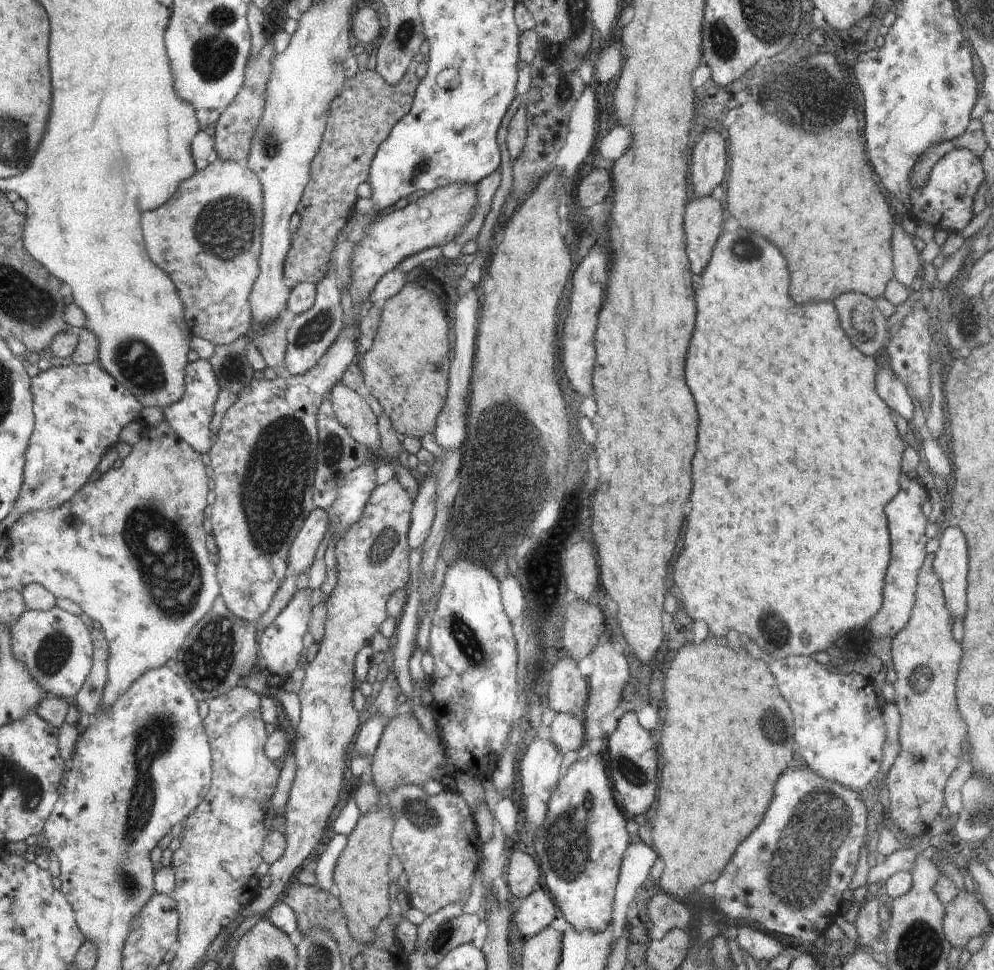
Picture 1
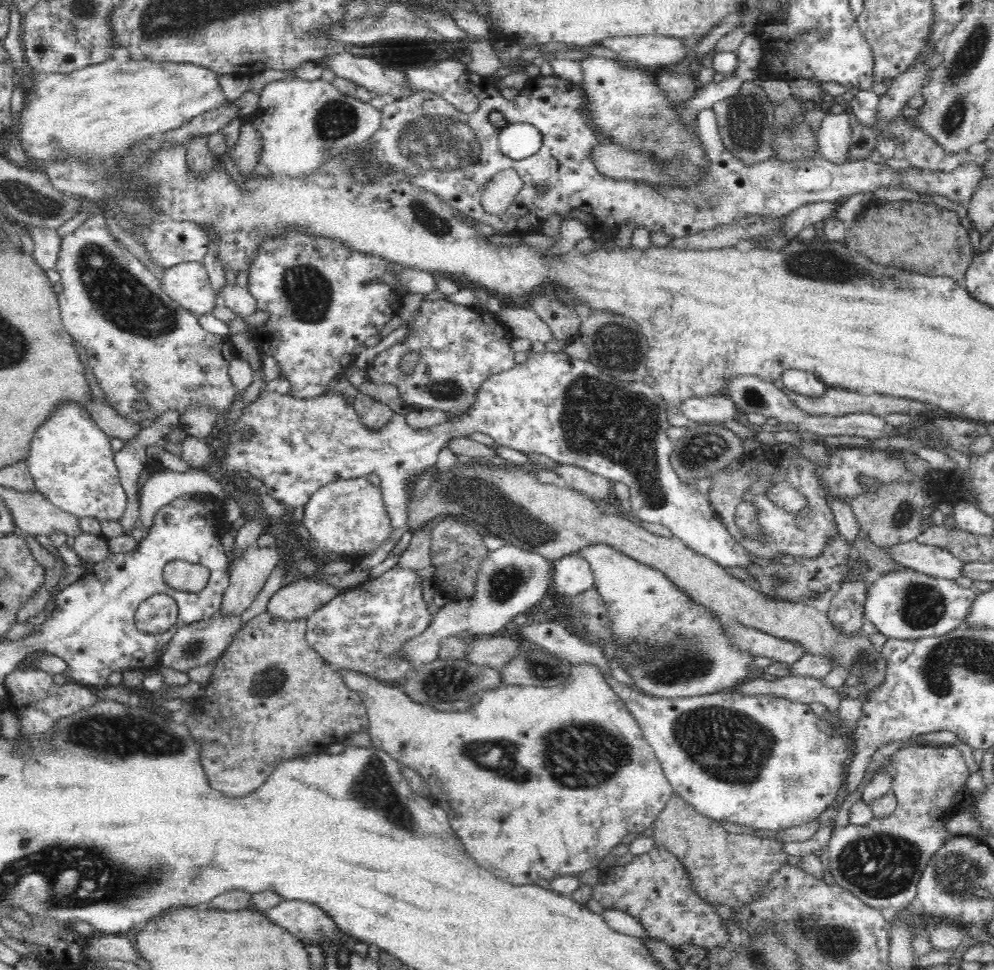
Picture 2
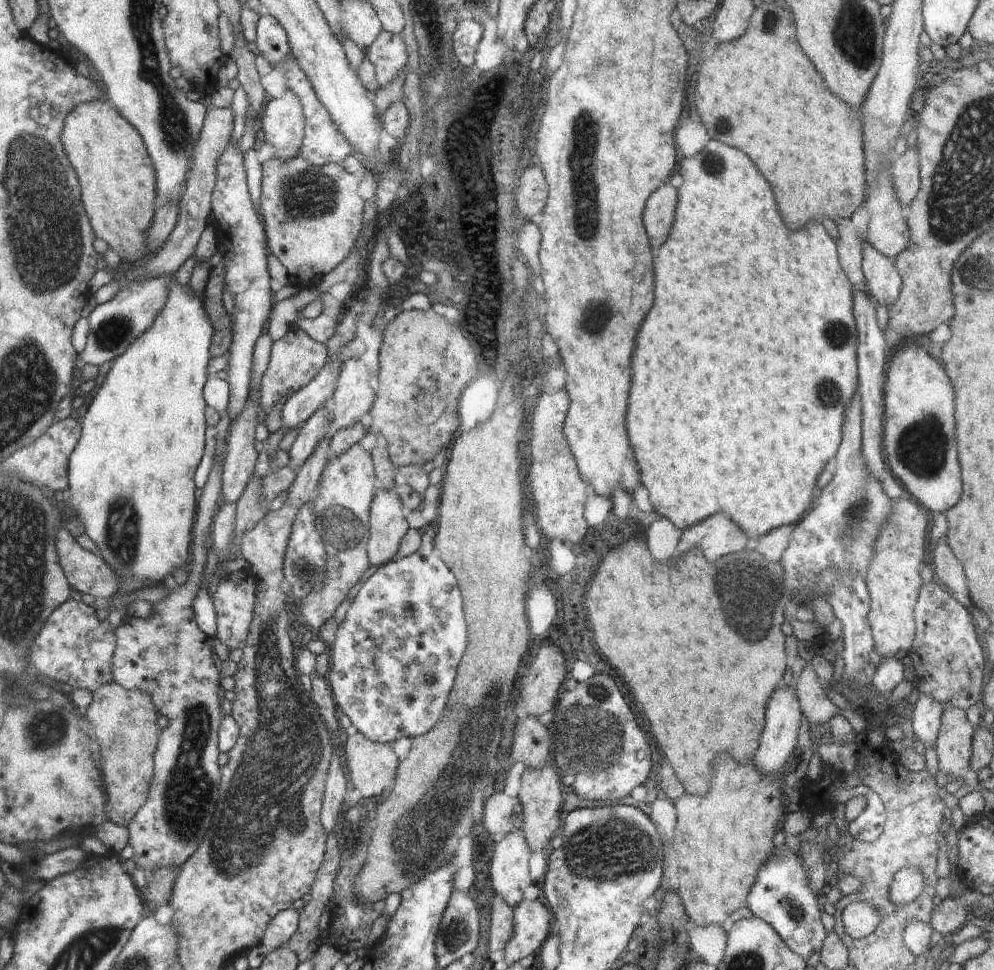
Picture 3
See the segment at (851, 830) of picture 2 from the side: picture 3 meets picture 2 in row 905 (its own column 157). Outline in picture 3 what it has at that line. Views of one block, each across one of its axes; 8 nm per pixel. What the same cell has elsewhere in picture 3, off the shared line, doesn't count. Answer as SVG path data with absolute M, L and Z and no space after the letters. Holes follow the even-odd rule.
M164 866L147 874L148 884L145 885L146 890L141 895L144 903L153 911L168 904L178 870L174 866Z

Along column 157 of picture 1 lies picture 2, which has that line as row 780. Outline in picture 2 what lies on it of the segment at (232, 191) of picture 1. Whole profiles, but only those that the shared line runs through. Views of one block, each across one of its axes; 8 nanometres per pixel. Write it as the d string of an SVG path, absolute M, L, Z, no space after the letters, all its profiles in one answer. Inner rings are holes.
M260 613L250 619L236 635L231 645L225 650L220 660L216 661L212 674L202 684L204 694L200 696L194 704L194 714L188 715L184 723L190 727L190 733L196 738L204 738L204 750L202 750L202 766L206 770L206 775L212 788L232 796L232 798L242 798L244 794L250 794L258 786L262 786L268 778L268 774L274 770L276 762L280 758L298 758L304 754L315 754L326 752L328 746L332 743L342 743L351 732L362 732L369 728L369 716L365 702L360 698L358 693L348 688L344 683L344 677L336 671L336 667L327 662L327 660L316 653L316 650L310 647L306 641L307 617L299 618L293 621L286 621L280 617L270 615L270 613Z

